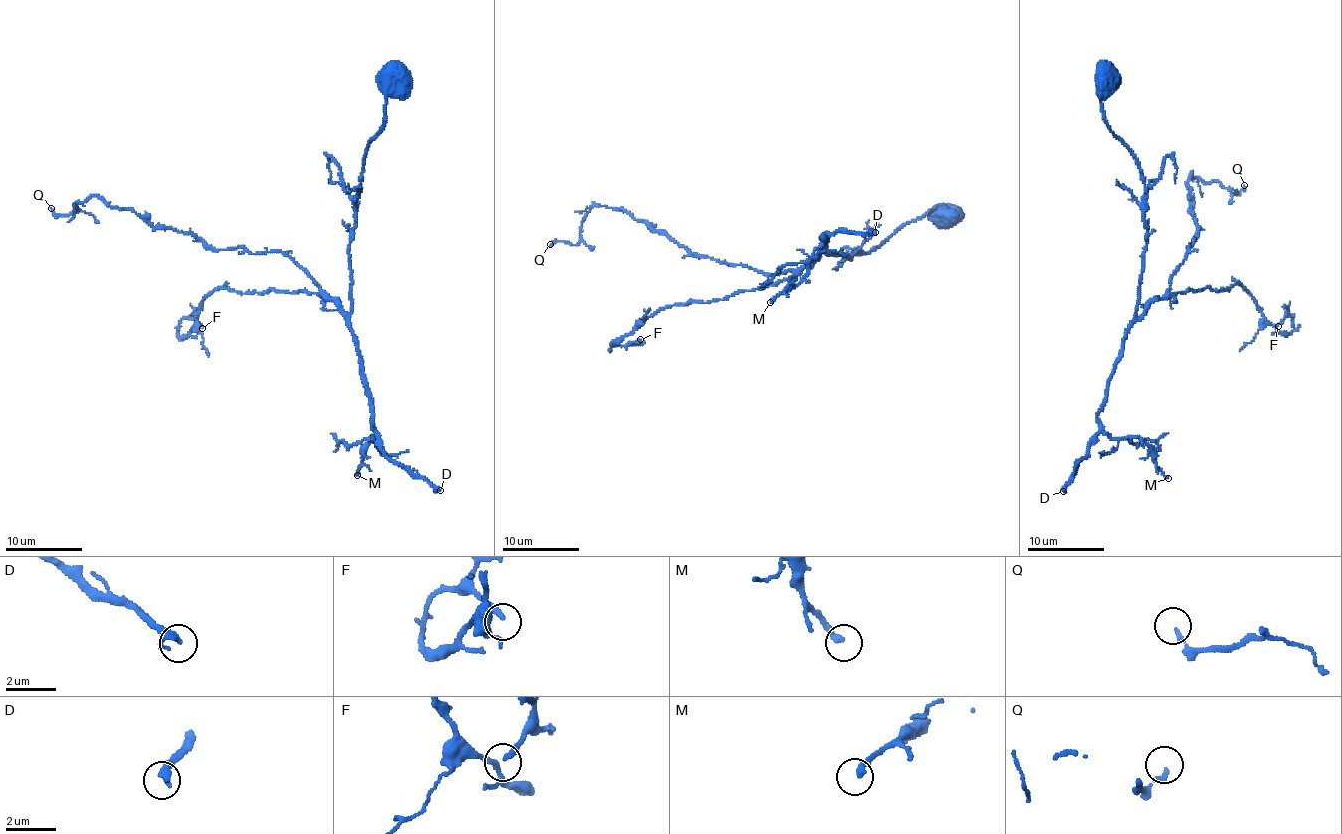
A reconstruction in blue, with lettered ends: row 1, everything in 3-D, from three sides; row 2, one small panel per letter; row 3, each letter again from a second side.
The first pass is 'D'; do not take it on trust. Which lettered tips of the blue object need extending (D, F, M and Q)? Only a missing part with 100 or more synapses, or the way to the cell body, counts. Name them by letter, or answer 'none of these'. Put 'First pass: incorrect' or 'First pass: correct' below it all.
D
First pass: correct

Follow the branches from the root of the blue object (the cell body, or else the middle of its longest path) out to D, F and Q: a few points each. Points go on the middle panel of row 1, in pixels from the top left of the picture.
D: (948, 218), (947, 225), (929, 210), (865, 254), (821, 252), (822, 235), (875, 232)
F: (948, 218), (947, 225), (934, 208), (866, 254), (820, 253), (775, 284), (666, 306), (611, 347), (640, 339)
Q: (948, 218), (934, 208), (866, 254), (777, 275), (689, 256), (604, 206), (575, 245), (550, 244)

